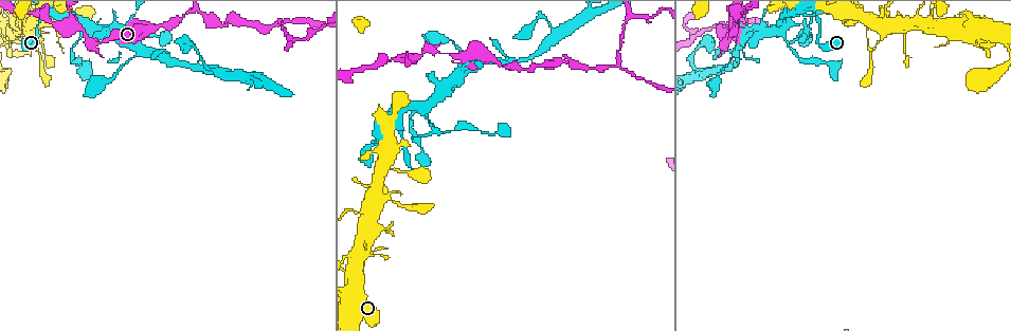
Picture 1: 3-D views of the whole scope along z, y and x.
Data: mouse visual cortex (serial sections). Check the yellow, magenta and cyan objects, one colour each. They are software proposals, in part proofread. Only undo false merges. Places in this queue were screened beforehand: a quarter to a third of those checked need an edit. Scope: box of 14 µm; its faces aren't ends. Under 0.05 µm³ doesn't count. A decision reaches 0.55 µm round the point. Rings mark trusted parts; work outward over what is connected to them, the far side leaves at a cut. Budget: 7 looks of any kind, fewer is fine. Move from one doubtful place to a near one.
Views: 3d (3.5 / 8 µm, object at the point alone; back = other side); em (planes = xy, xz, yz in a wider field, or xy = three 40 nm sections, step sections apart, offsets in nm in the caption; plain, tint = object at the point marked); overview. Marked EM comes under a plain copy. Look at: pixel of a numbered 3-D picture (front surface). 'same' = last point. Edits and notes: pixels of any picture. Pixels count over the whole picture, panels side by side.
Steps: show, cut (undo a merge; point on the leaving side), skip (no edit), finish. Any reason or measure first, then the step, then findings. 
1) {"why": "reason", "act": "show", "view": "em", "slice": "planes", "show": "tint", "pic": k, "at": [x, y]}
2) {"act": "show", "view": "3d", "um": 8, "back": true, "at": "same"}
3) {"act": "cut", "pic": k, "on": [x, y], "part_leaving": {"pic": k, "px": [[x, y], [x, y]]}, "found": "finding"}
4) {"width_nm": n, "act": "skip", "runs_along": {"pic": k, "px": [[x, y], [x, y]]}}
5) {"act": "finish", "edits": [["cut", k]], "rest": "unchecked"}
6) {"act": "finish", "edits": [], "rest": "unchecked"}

{"why": "thick turns thin", "act": "show", "view": "3d", "um": 3.5, "pic": 1, "at": [412, 59]}

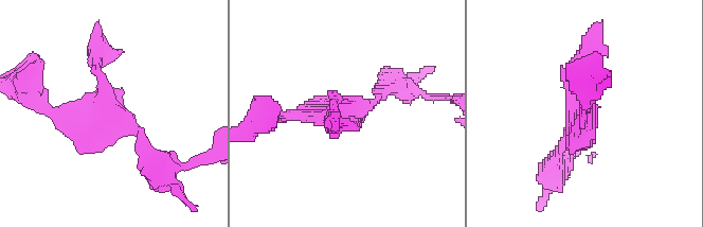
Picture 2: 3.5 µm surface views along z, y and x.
{"why": "shape alone is not enough", "act": "show", "view": "em", "slice": "xy", "step": 5, "show": "tint", "pic": 2, "at": [349, 112]}

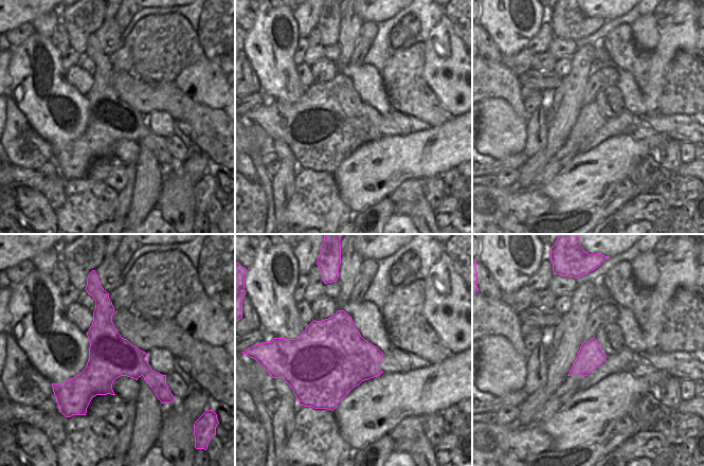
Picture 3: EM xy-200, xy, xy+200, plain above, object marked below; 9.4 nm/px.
{"act": "skip", "runs_along": {"pic": 2, "px": [[157, 161], [118, 119], [42, 106]]}, "found": "continuous, no second cell"}

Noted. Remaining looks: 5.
{"why": "narrows sharply", "act": "show", "view": "3d", "um": 8, "pic": 1, "at": [436, 127]}

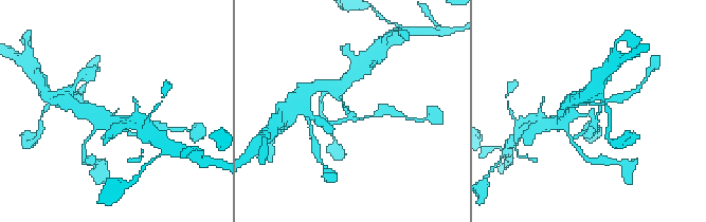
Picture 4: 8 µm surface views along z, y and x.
{"why": "zoom in", "act": "show", "view": "3d", "um": 3.5, "pic": 4, "at": [350, 113]}

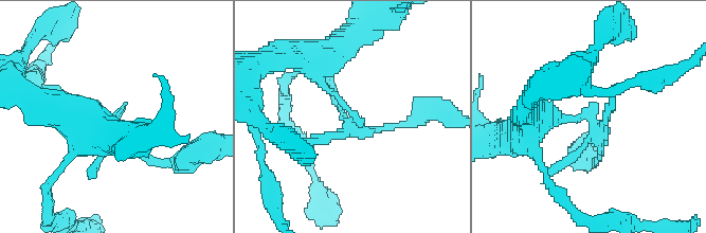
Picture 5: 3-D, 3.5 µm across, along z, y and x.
{"act": "show", "view": "em", "slice": "xy", "step": 1, "show": "tint", "pic": 5, "at": [350, 121]}

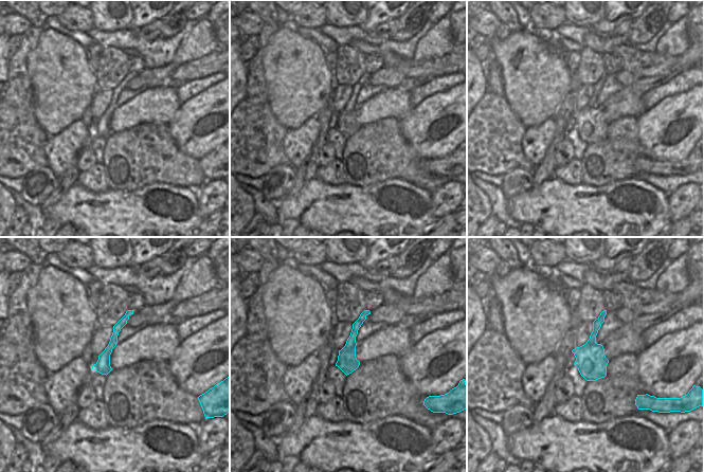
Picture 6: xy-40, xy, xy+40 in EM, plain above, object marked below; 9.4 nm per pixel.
{"act": "cut", "pic": 5, "on": [573, 156], "part_leaving": {"pic": 5, "px": [[584, 117], [601, 132], [584, 159]]}, "found": "a second cell is stuck on"}

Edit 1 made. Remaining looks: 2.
{"act": "finish", "edits": [["cut", 5]], "rest": "unchecked"}

